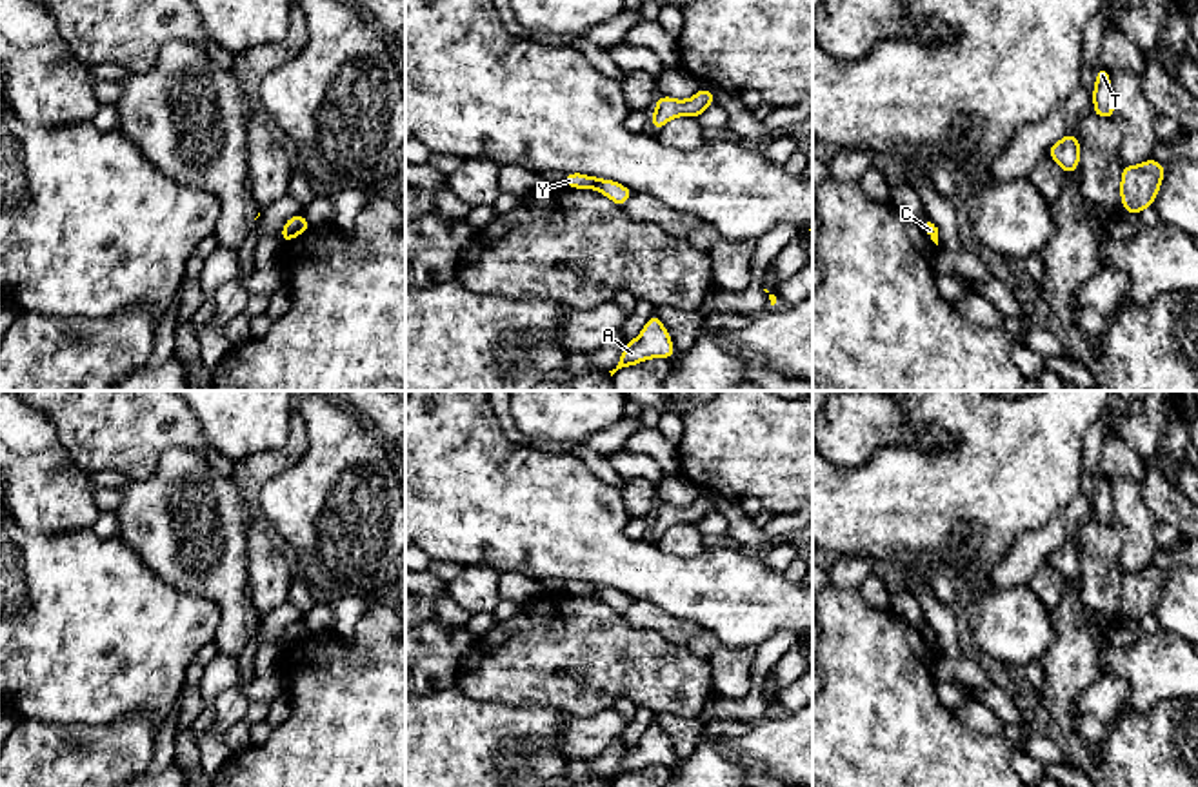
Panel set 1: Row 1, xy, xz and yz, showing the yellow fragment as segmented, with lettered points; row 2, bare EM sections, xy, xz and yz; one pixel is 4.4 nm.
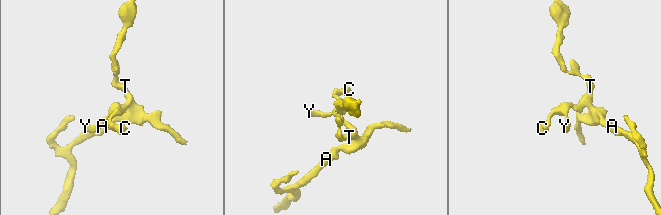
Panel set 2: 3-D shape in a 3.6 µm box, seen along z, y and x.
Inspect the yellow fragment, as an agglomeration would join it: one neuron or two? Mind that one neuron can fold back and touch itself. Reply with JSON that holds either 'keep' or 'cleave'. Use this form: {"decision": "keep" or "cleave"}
{"decision": "keep"}

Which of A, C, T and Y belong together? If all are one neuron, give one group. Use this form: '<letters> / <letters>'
A C T Y

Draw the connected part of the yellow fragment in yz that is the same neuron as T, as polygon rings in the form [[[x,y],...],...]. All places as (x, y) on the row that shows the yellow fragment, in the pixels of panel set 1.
[[[1098,67],[1096,71],[1096,84],[1093,89],[1093,113],[1102,116],[1102,118],[1113,118],[1114,116],[1114,100],[1113,100],[1113,91],[1111,91],[1111,78],[1109,71],[1103,67]]]

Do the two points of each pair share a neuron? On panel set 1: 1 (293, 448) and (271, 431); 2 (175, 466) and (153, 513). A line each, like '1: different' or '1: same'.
1: different
2: same

